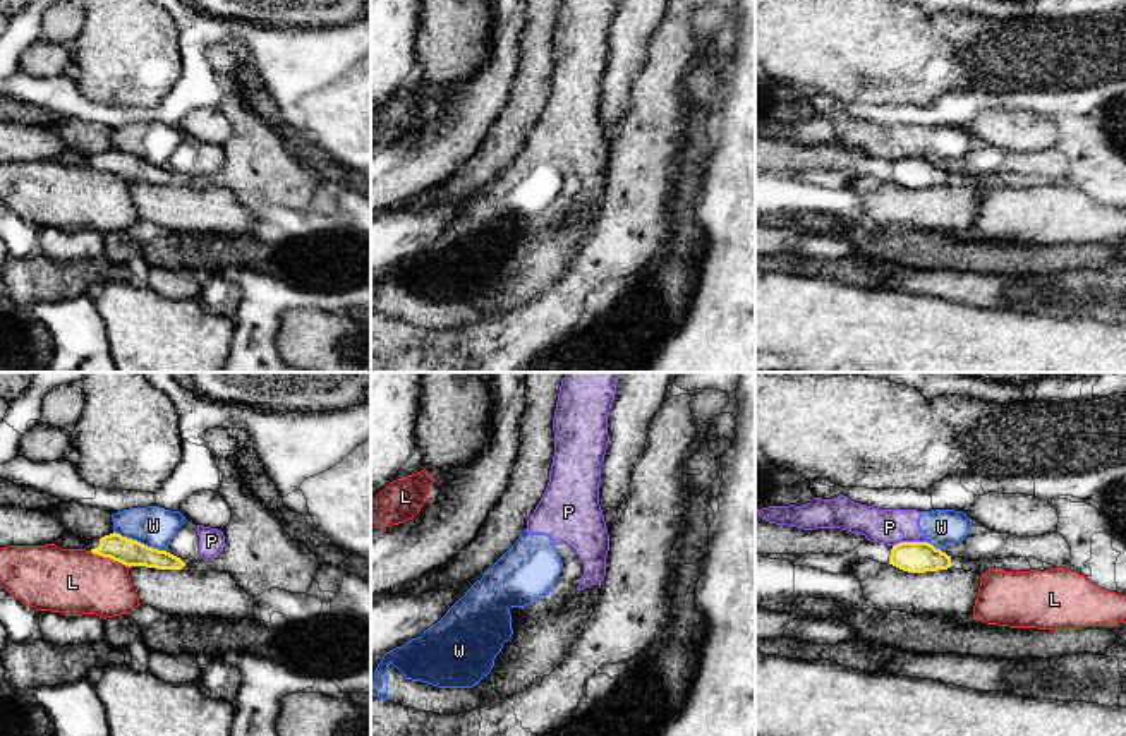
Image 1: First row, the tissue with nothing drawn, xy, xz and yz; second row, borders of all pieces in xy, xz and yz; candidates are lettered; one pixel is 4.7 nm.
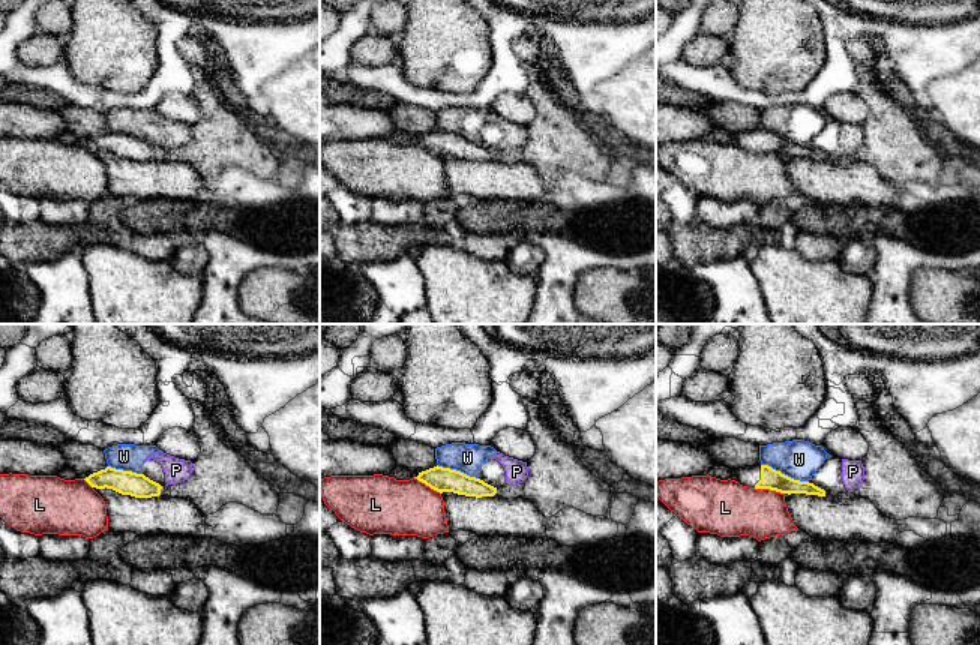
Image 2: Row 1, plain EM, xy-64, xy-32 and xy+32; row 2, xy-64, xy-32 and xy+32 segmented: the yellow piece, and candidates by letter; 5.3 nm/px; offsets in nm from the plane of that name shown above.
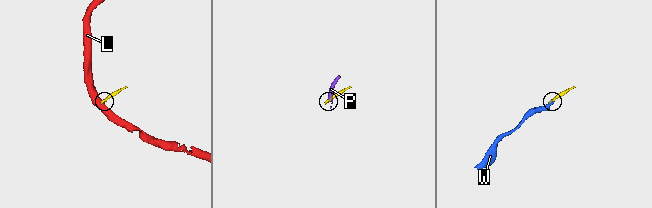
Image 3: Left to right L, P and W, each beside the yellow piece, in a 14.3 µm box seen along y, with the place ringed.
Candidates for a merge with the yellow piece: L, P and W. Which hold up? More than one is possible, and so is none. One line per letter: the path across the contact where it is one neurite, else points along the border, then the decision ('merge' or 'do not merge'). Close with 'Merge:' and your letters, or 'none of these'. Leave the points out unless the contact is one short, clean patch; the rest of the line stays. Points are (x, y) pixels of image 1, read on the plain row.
L: border along xy (90, 167), (129, 182); do not merge
P: border along yz (922, 156), (900, 156), (893, 162); do not merge
W: border along xy (114, 146), (165, 167); do not merge
Merge: none of these

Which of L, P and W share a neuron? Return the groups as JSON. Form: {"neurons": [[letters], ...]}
{"neurons": [["L"], ["P", "W"]]}

